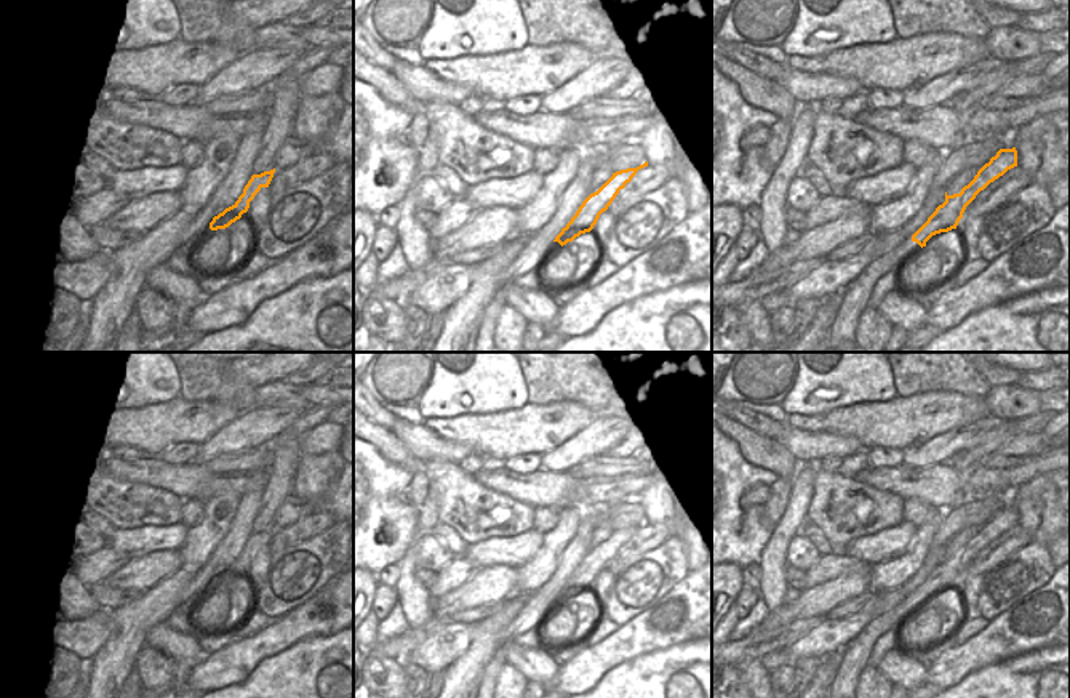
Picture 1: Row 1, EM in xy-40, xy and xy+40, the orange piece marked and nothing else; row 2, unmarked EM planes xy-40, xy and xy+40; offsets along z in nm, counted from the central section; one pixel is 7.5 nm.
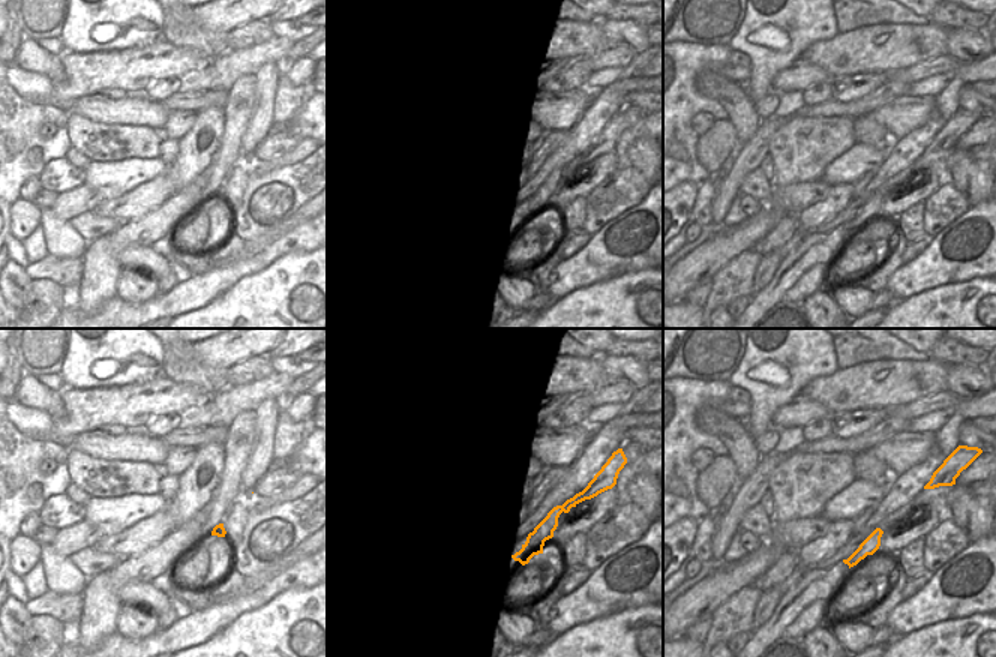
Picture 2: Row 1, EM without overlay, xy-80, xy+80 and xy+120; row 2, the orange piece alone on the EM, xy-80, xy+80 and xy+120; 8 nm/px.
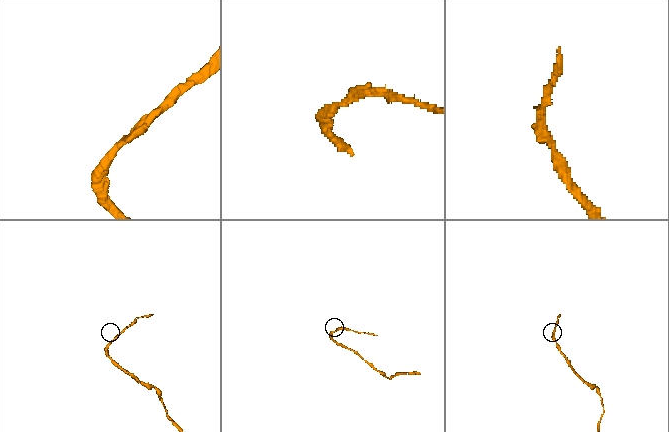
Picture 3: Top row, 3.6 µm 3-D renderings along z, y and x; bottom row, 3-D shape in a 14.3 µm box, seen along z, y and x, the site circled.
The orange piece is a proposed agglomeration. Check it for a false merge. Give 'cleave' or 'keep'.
cleave

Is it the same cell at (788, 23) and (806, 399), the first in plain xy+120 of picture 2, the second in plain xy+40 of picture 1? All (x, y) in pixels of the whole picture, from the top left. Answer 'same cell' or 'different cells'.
same cell

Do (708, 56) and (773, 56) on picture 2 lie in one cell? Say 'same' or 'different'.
different

